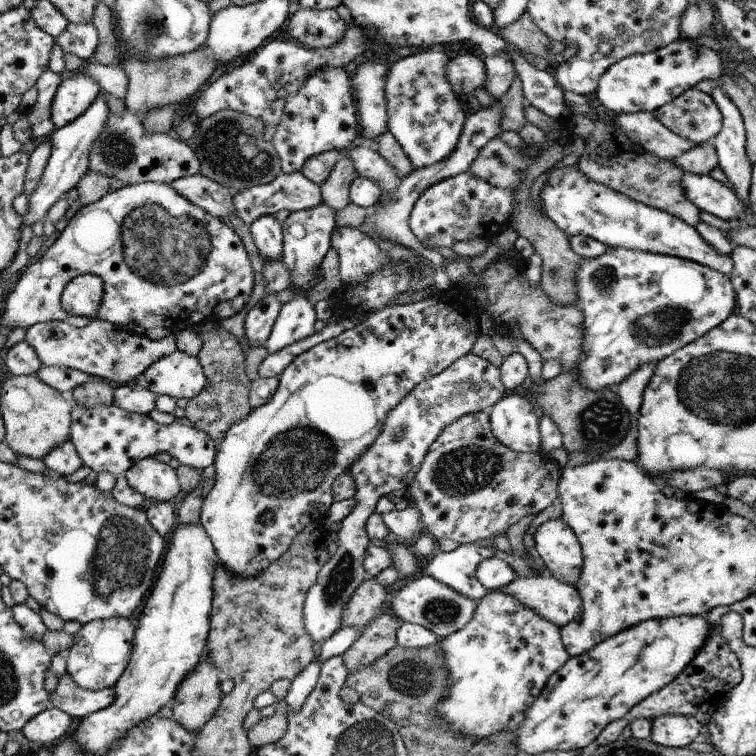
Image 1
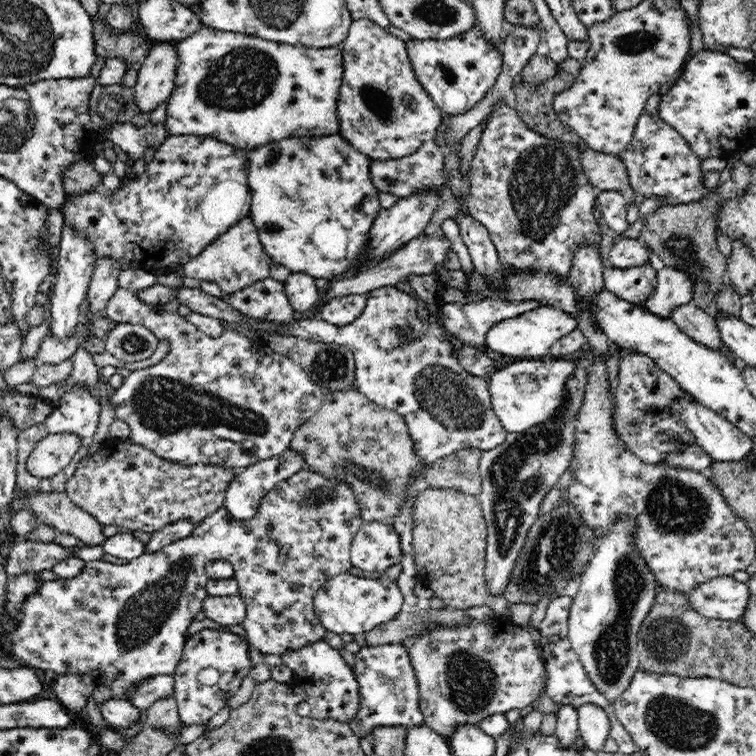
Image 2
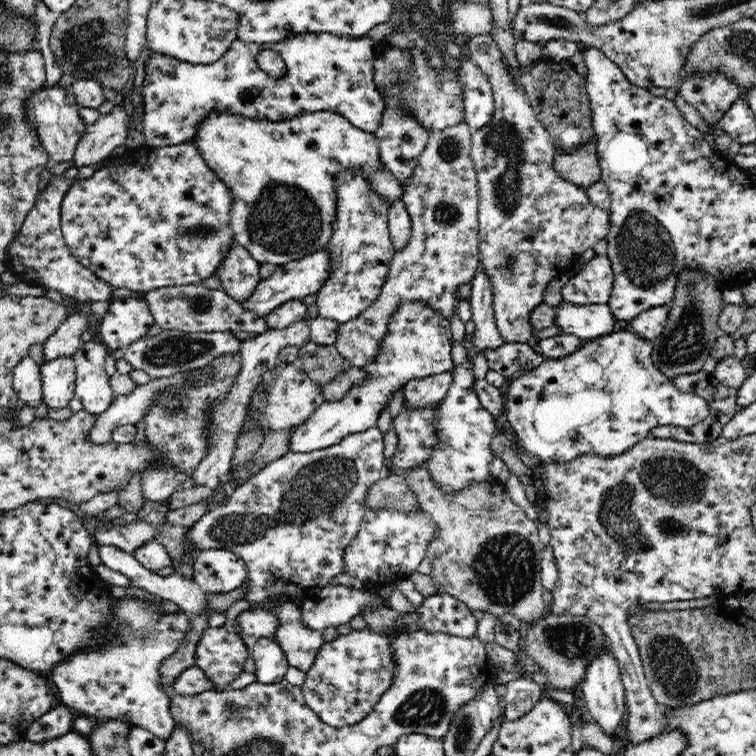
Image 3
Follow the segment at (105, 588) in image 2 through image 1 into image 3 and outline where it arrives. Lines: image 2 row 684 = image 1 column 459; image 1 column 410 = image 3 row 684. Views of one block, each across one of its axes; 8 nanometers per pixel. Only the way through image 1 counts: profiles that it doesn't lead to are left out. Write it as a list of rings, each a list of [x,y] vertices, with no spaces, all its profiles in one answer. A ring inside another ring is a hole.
[[[120,598],[112,606],[114,622],[112,631],[118,637],[116,644],[104,642],[96,650],[78,650],[69,654],[64,662],[58,662],[56,668],[48,675],[51,686],[54,686],[57,696],[61,696],[62,702],[69,709],[86,712],[98,718],[109,720],[121,720],[152,732],[157,738],[168,740],[174,732],[175,722],[170,713],[170,693],[161,684],[160,668],[178,651],[186,639],[190,629],[191,618],[188,614],[159,614],[156,601],[140,600],[140,598]]]

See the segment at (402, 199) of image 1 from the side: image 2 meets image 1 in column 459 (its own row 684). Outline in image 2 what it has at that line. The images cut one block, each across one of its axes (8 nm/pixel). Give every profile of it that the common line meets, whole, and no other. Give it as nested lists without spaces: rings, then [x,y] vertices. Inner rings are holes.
[[[159,675],[142,682],[132,692],[128,692],[128,698],[132,705],[139,709],[147,709],[158,698],[170,696],[174,692],[174,678],[172,675]]]

